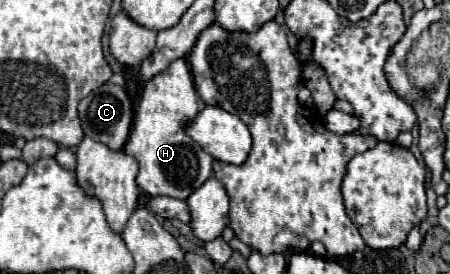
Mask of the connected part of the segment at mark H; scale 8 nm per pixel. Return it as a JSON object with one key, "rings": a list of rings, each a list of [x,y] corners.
{"rings":[[[175,59],[143,89],[133,129],[123,151],[137,159],[137,185],[145,193],[167,195],[185,201],[213,175],[213,157],[207,155],[187,133],[183,133],[183,125],[187,125],[197,113],[197,93],[185,59]]]}

